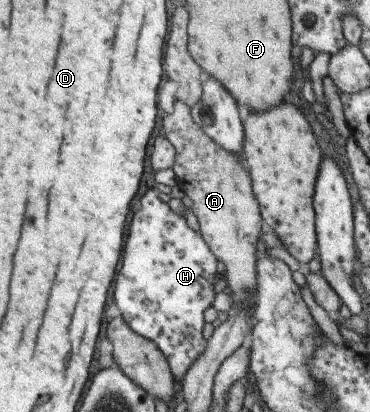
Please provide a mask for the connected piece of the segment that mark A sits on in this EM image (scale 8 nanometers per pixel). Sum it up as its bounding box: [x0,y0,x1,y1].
[162,100,265,308]

